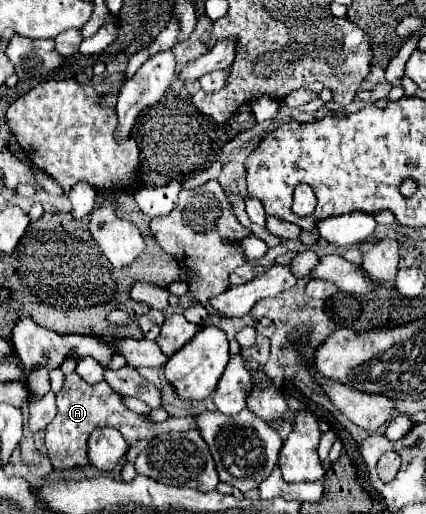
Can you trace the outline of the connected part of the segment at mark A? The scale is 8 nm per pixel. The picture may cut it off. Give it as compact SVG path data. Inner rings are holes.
M73 372L73 374L65 376L65 384L63 384L61 392L57 394L57 416L47 426L47 434L45 434L45 446L47 446L47 454L49 454L53 468L85 466L87 464L87 438L95 428L101 428L101 426L117 428L125 436L127 444L135 444L137 440L153 438L157 434L169 432L169 430L197 428L193 416L169 418L161 424L151 424L141 414L127 410L121 396L115 394L107 382L99 382L99 384L91 386L77 372Z

